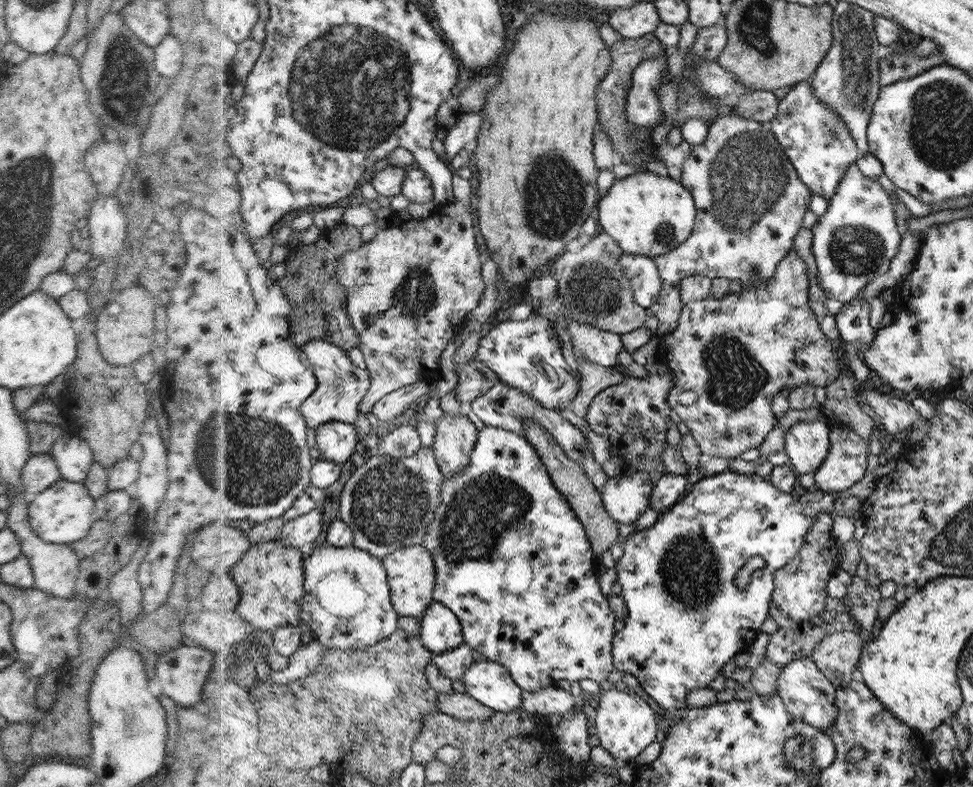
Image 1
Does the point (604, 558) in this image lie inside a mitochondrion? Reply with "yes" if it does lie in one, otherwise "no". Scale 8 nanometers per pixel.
no

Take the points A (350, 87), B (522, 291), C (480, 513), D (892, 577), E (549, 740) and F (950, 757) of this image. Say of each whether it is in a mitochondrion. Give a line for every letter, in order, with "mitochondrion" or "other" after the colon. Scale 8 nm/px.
A: mitochondrion
B: other
C: mitochondrion
D: other
E: other
F: other

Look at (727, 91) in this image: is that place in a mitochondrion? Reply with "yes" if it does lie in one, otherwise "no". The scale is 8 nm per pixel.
no

